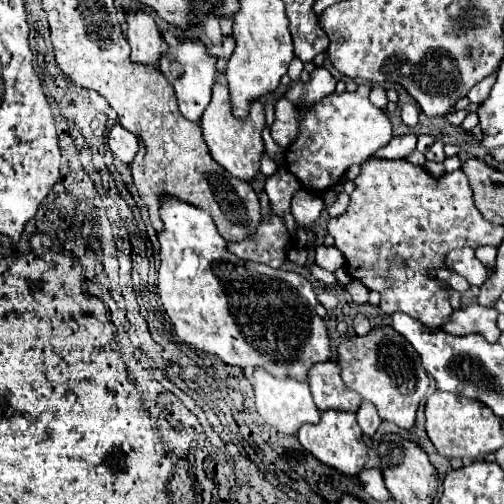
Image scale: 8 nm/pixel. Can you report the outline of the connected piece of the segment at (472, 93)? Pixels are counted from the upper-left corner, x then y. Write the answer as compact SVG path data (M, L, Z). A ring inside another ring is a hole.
M495 72L489 74L489 78L483 78L479 84L475 84L467 94L469 100L475 104L481 104L481 100L485 100L485 96L489 96L489 88L493 86L493 80L495 80Z

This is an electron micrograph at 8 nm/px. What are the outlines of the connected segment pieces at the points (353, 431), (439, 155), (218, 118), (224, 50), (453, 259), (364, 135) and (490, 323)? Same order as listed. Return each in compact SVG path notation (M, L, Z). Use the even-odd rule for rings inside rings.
M329 410L321 414L321 420L317 424L303 424L299 428L299 442L303 444L305 450L309 450L317 460L323 464L347 474L355 476L365 468L365 456L367 456L367 446L363 442L363 432L359 428L357 418L353 412L337 412Z
M436 141L425 154L426 160L442 163L446 156L444 153L444 144L441 141Z
M213 84L213 98L203 112L201 118L201 128L203 128L203 138L209 146L209 152L217 164L221 164L227 172L233 172L235 178L249 182L257 172L259 172L259 158L265 150L263 140L261 140L261 130L265 126L265 114L263 114L263 104L255 100L249 108L249 116L245 120L237 120L229 108L229 90L227 84Z
M223 36L219 44L211 44L209 54L213 54L213 56L217 58L217 70L219 70L219 72L225 70L225 64L227 64L229 56L233 54L233 48L235 48L233 36Z
M459 248L457 252L449 252L449 260L445 260L453 272L461 274L469 284L481 286L485 282L485 266L475 258L471 248Z
M359 84L353 92L333 92L313 106L295 106L299 132L295 142L285 152L289 162L287 170L301 182L305 190L313 192L315 196L323 196L327 190L335 188L349 166L361 164L377 150L387 146L393 138L391 120L383 110L369 102L369 90L369 84Z
M471 304L455 310L443 328L445 332L459 334L459 336L477 332L477 334L483 334L489 342L495 342L501 336L501 330L497 328L497 316L499 312L495 308Z

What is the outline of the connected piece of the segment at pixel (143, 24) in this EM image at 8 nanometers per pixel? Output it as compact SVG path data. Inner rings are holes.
M125 10L125 22L127 42L131 46L131 60L157 66L165 42L151 14L145 10Z

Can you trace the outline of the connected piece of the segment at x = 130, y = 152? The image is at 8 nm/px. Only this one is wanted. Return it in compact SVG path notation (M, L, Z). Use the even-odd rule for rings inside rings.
M115 122L113 128L109 130L107 144L109 144L109 150L113 152L113 156L123 160L125 164L129 164L133 160L137 148L139 148L137 138L129 130L125 130L119 122Z

